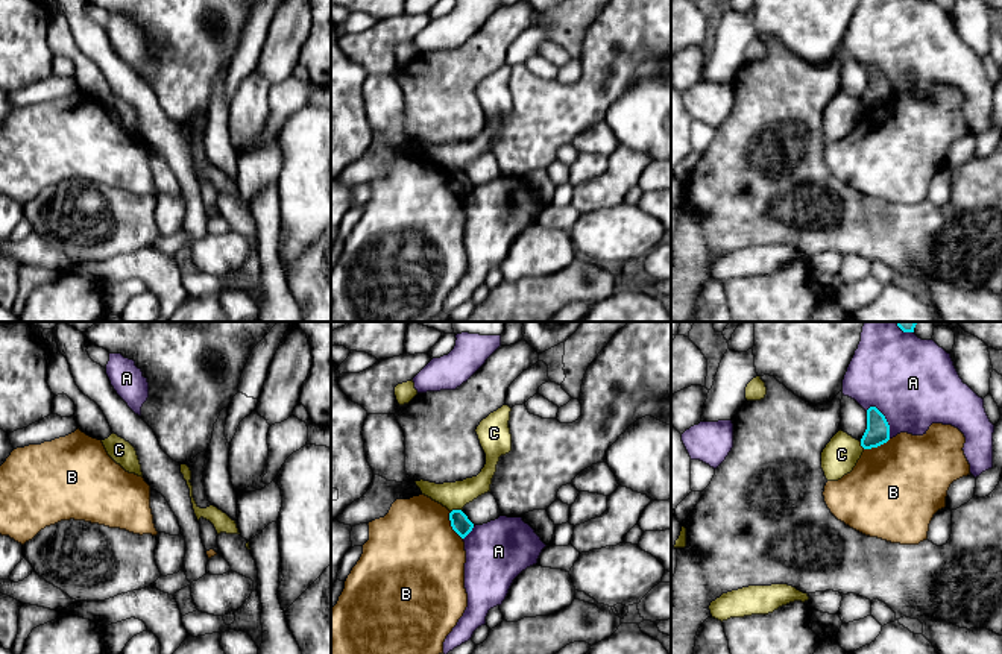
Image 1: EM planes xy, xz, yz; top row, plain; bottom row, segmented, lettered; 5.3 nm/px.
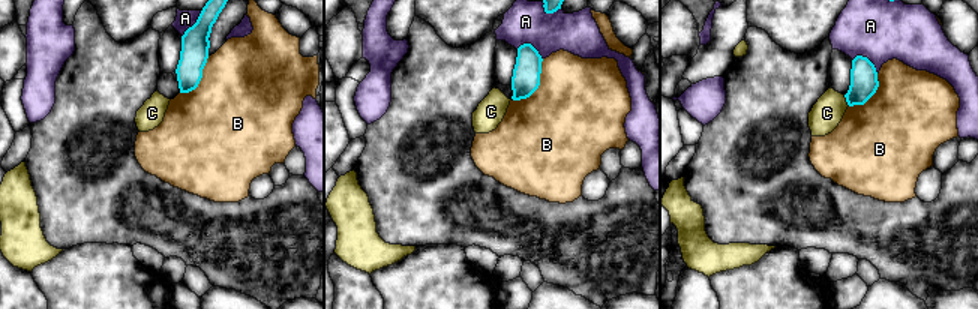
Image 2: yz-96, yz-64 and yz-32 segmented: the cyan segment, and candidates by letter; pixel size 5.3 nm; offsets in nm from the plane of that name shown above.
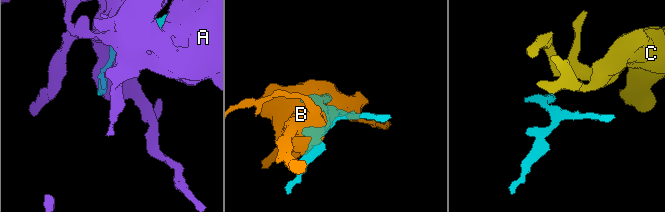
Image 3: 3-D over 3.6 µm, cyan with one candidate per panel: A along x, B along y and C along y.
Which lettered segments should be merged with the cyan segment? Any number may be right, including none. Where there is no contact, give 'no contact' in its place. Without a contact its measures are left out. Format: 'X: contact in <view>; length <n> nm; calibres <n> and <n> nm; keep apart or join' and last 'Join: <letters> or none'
A: contact in yz; length 200 nm; calibres 130 and 460 nm; keep apart
B: contact in xz; length 170 nm; calibres 100 and 500 nm; keep apart
C: contact in xz; length 60 nm; calibres 100 and 140 nm; keep apart
Join: none

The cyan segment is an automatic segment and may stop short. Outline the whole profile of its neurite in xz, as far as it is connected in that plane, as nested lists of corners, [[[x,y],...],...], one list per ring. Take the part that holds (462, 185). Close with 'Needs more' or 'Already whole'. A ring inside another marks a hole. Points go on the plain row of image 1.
[[[452,170],[449,173],[449,181],[452,190],[465,199],[474,188],[474,184],[468,179],[468,176],[462,170]]]. Already whole

